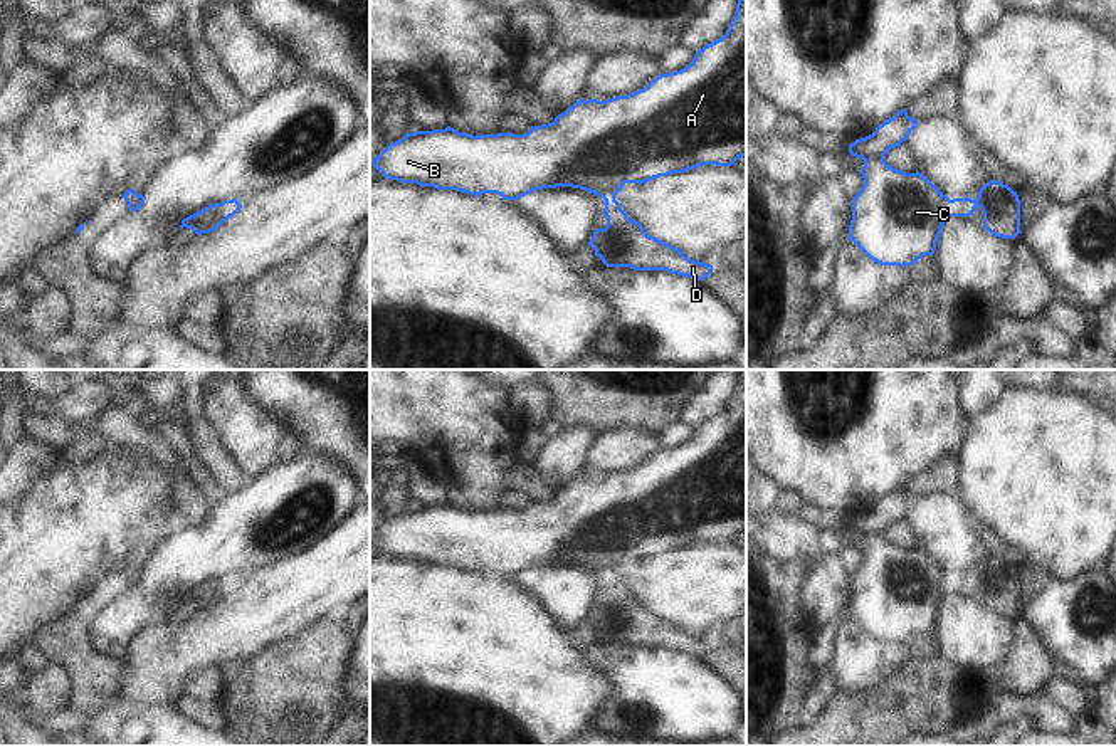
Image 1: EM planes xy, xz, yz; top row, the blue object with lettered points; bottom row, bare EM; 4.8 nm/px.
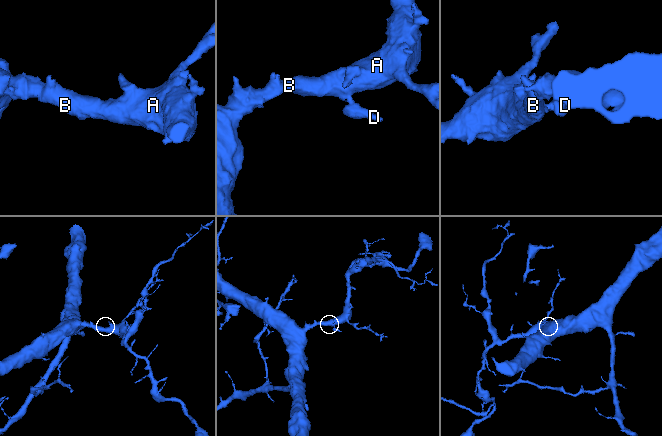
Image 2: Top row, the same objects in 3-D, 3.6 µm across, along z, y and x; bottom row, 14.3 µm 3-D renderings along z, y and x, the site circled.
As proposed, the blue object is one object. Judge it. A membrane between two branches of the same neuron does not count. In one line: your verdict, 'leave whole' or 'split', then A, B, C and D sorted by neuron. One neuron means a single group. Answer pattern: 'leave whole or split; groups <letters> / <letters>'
leave whole; groups A B C D

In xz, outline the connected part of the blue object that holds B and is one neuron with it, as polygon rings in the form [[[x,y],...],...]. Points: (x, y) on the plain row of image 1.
[[[746,370],[726,410],[699,425],[689,442],[661,450],[644,465],[605,477],[580,475],[553,499],[524,511],[479,511],[445,506],[407,509],[370,538],[385,554],[469,571],[497,570],[518,576],[534,566],[571,563],[603,575],[607,602],[588,622],[607,644],[667,647],[704,657],[711,640],[691,637],[679,625],[650,613],[630,596],[615,571],[625,560],[647,560],[703,541],[731,543],[746,533]]]

